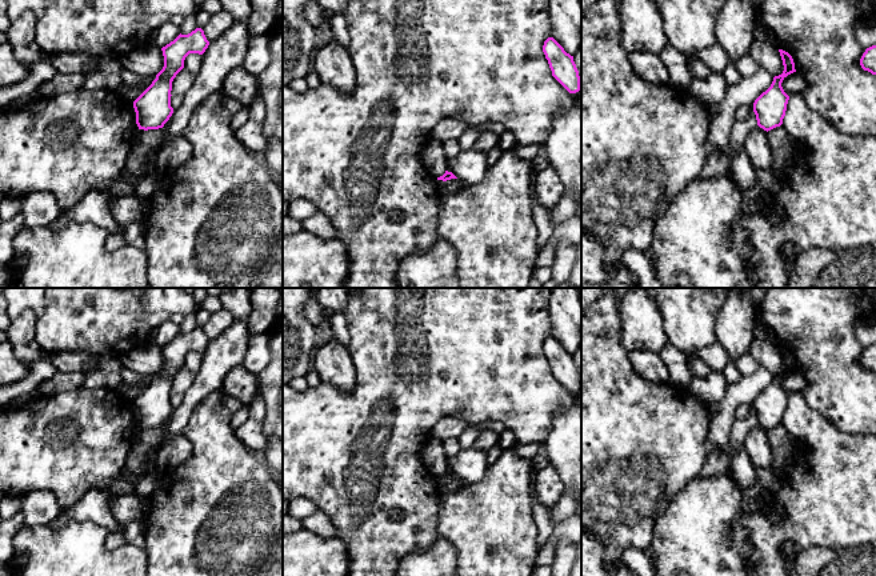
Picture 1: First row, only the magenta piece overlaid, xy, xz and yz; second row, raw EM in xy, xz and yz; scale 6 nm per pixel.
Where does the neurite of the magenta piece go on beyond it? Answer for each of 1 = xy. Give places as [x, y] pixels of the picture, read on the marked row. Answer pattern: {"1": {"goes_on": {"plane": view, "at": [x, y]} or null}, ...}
{"1": {"goes_on": null}}

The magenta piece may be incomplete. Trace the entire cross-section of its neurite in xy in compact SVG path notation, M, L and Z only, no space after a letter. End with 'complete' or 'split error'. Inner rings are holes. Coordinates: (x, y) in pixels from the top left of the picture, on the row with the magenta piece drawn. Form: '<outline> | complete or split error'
M196 28L188 35L179 35L173 41L161 48L164 67L156 75L152 84L133 101L136 124L139 129L159 129L173 113L171 107L172 81L184 68L184 60L189 53L203 55L208 48L204 31Z | complete

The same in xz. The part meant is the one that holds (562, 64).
M553 39L544 41L543 52L548 60L552 76L569 92L580 91L580 76L573 61L573 56L567 53L564 48Z | complete

